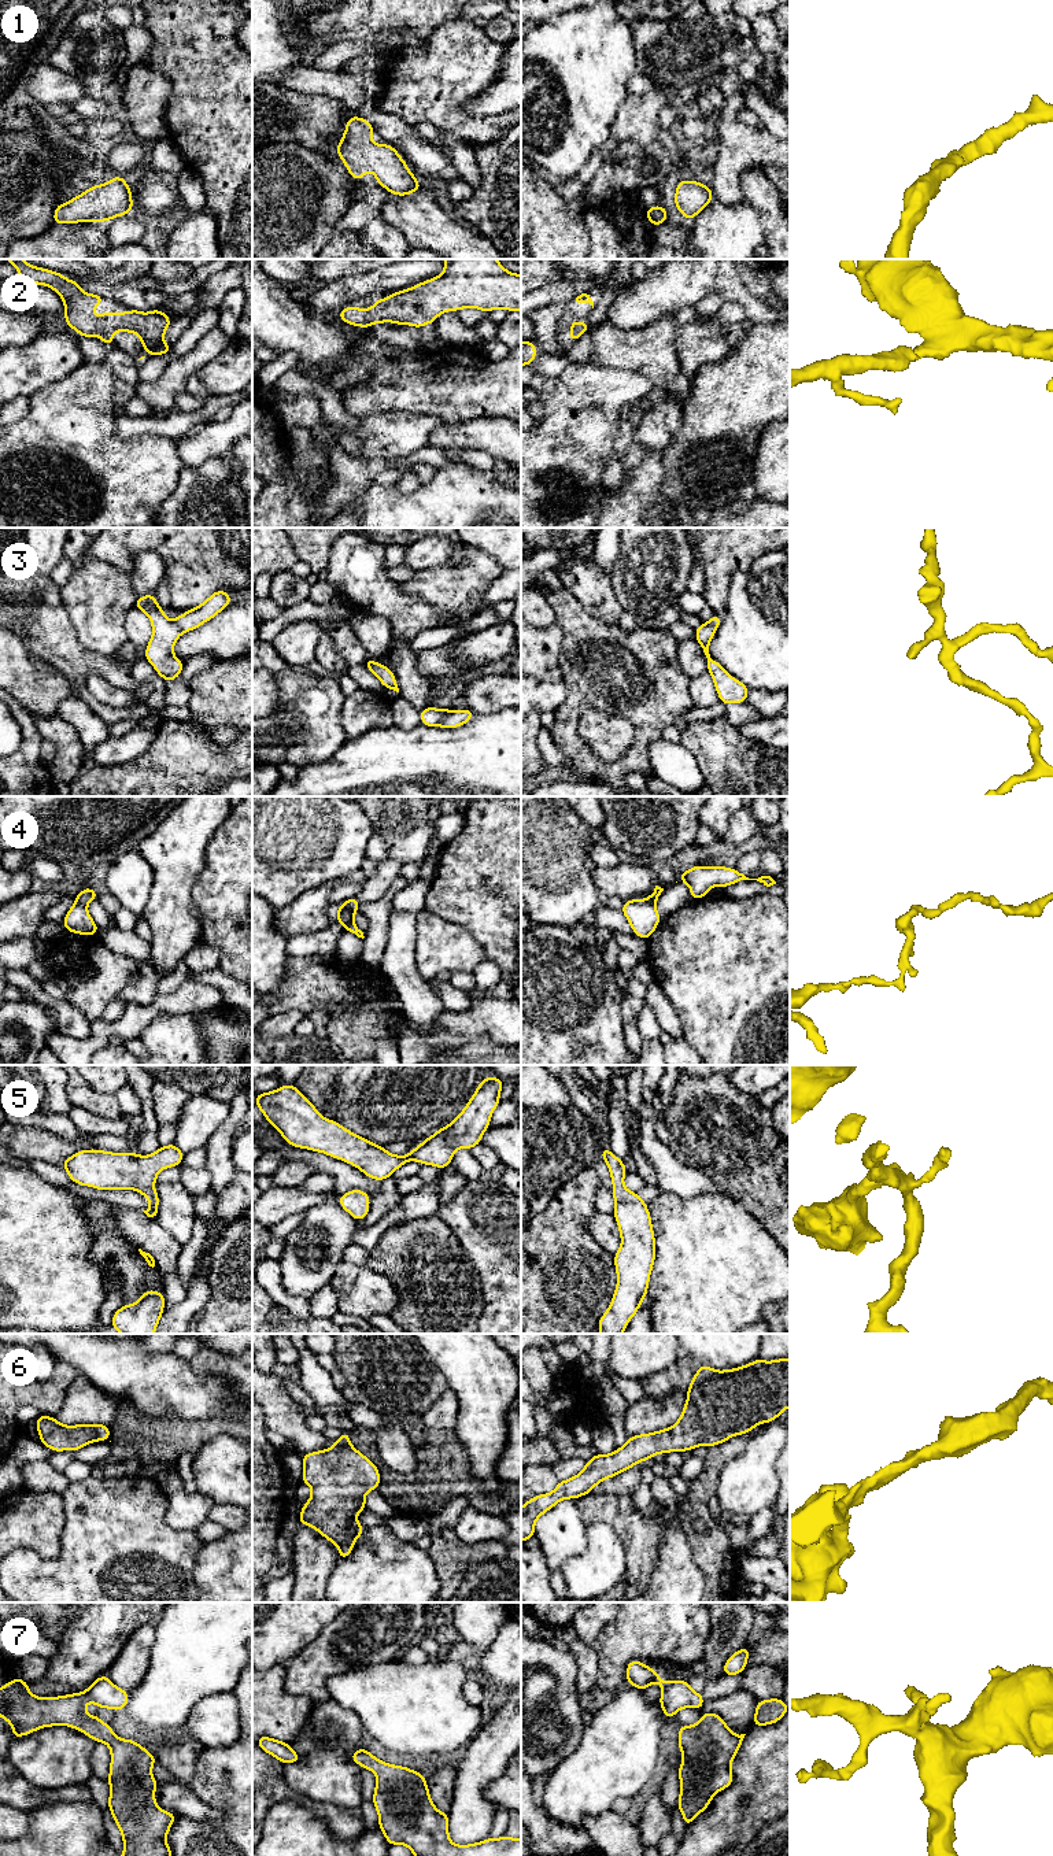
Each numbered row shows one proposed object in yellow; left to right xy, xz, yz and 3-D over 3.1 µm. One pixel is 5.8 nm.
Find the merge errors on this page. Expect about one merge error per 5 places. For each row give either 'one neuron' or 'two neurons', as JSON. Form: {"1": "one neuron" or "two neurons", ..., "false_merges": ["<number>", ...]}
{"1": "one neuron", "2": "one neuron", "3": "two neurons", "4": "two neurons", "5": "one neuron", "6": "one neuron", "7": "one neuron", "false_merges": ["3", "4"]}

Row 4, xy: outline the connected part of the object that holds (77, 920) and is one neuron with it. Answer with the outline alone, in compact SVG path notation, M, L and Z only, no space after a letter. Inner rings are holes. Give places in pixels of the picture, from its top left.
M74 902L67 914L64 916L63 925L66 931L93 936L99 928L93 918L89 916L86 906Z

